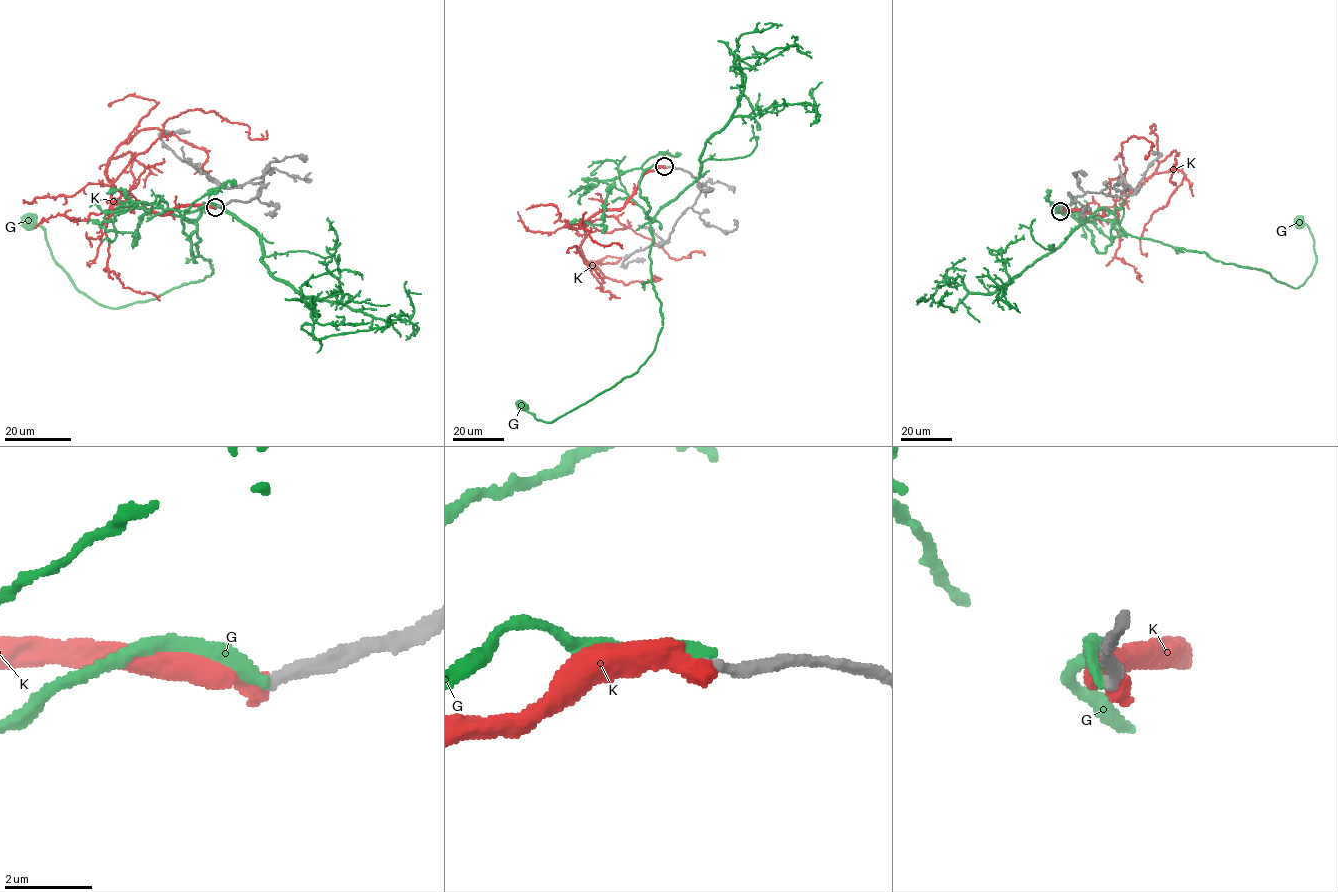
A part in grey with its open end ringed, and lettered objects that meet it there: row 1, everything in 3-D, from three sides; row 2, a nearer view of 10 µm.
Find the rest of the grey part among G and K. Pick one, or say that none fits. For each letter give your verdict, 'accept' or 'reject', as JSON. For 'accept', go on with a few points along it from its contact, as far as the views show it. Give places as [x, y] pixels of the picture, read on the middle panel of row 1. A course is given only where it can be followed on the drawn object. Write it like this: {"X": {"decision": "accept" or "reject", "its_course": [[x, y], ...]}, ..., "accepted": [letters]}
{"G": {"decision": "accept", "its_course": [[665, 166], [652, 164], [639, 183], [663, 316], [654, 350], [635, 372], [553, 421], [523, 404]]}, "K": {"decision": "reject"}, "accepted": ["G"]}

